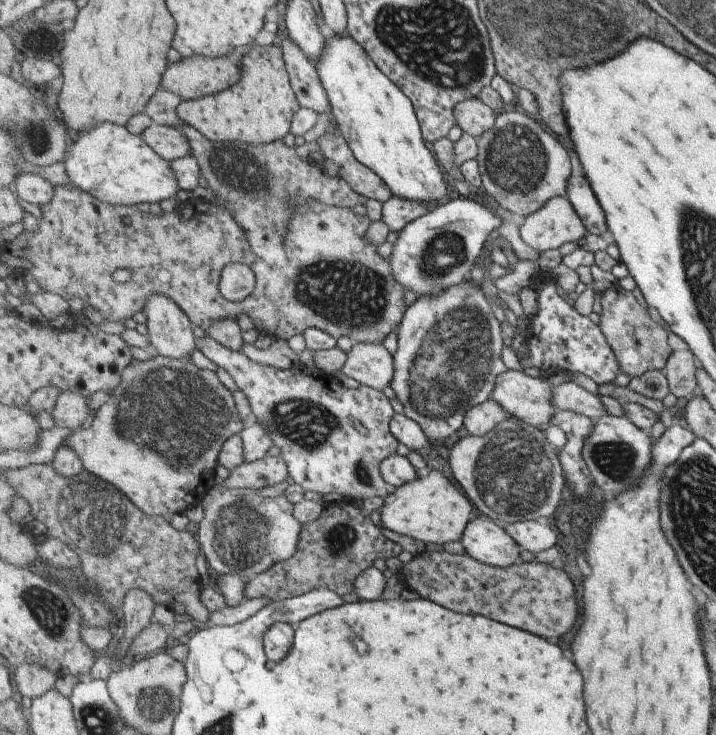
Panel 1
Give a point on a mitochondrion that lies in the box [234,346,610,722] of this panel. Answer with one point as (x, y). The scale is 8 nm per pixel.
(515, 474)

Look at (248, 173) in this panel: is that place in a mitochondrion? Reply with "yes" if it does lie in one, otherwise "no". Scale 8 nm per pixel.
yes

